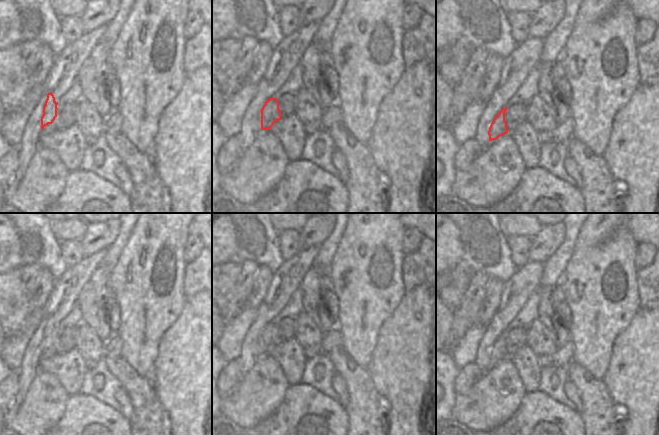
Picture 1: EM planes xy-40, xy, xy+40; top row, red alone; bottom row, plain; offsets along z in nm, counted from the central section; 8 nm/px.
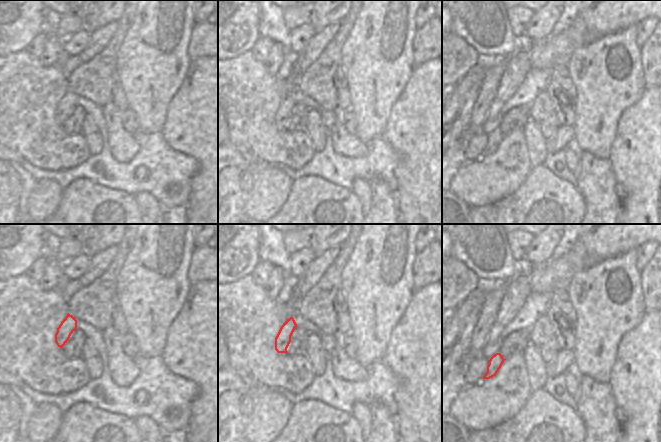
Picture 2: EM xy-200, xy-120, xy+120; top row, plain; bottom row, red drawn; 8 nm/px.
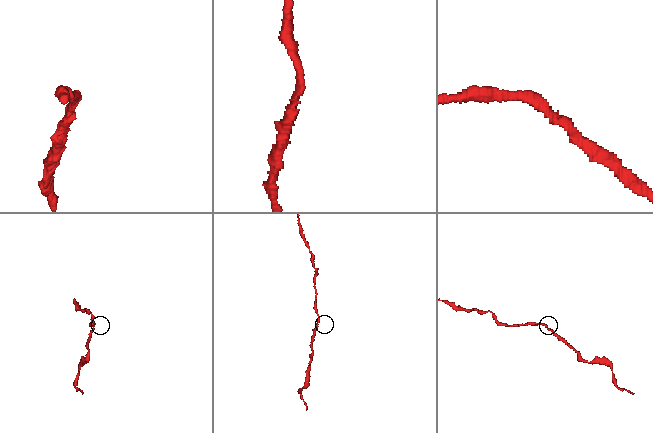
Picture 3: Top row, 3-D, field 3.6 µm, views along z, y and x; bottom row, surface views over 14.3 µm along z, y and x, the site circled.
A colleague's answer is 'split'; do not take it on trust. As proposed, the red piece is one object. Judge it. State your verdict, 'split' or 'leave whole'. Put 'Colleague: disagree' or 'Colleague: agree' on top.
Colleague: disagree
leave whole

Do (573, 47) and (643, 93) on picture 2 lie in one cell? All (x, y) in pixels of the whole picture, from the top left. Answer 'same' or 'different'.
different

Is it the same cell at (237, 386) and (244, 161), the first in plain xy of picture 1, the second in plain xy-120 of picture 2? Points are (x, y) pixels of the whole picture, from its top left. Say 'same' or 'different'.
different

